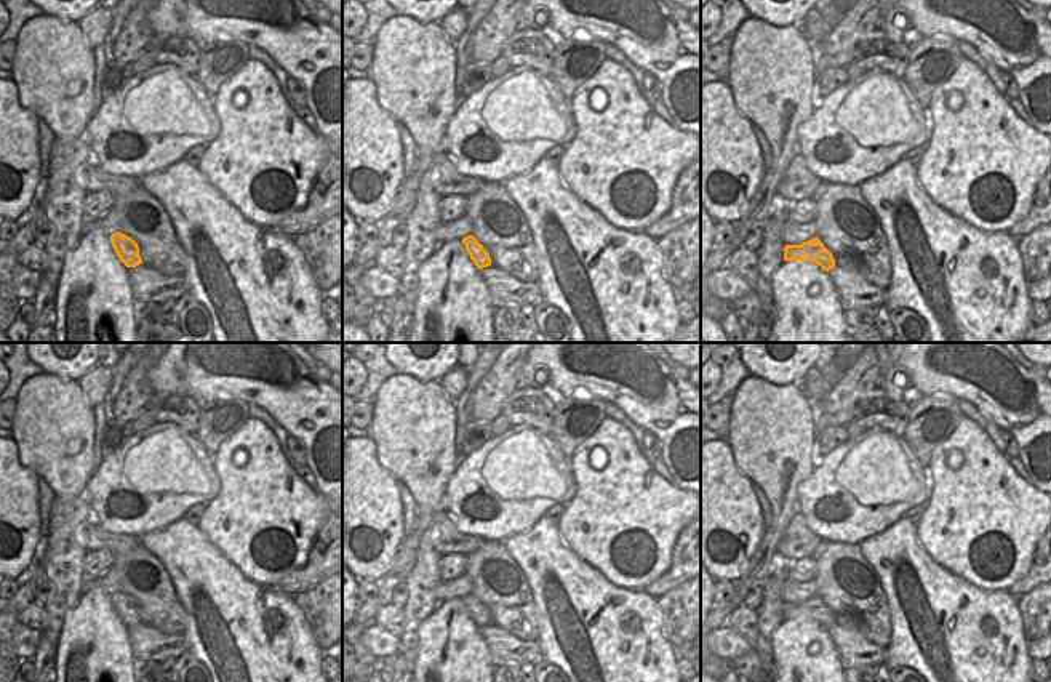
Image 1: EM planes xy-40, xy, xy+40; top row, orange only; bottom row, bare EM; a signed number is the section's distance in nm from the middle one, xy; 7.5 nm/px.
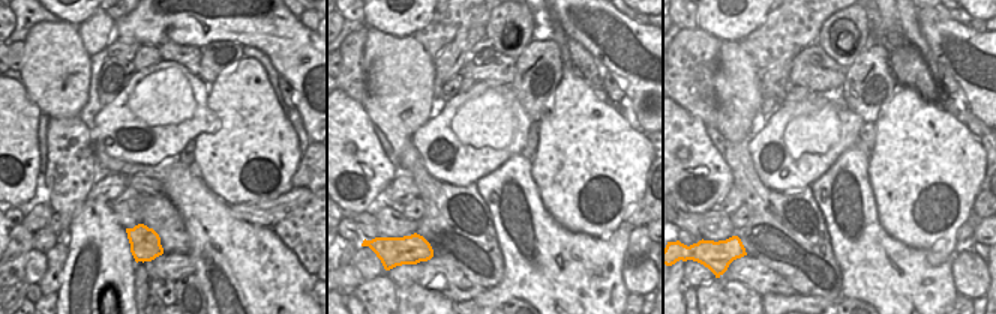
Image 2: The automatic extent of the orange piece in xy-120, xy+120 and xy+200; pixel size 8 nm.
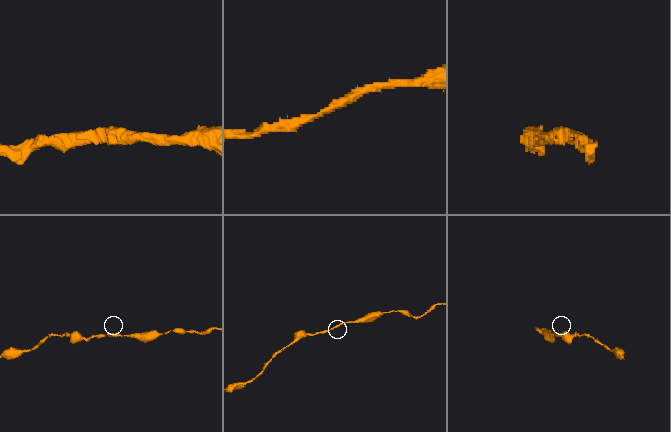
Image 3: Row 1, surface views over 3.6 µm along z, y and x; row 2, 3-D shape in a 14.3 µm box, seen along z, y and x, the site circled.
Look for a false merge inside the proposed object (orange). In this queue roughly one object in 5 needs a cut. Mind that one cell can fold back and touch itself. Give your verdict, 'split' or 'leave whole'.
leave whole

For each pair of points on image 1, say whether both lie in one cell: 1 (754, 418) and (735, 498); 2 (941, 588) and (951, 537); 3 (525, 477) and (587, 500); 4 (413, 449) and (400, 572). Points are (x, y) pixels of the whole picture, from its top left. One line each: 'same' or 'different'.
1: different
2: different
3: different
4: same

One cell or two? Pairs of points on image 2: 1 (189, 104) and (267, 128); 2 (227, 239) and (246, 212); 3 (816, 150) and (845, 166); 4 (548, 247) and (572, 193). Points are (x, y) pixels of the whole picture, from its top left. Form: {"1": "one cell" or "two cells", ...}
{"1": "two cells", "2": "two cells", "3": "two cells", "4": "two cells"}

